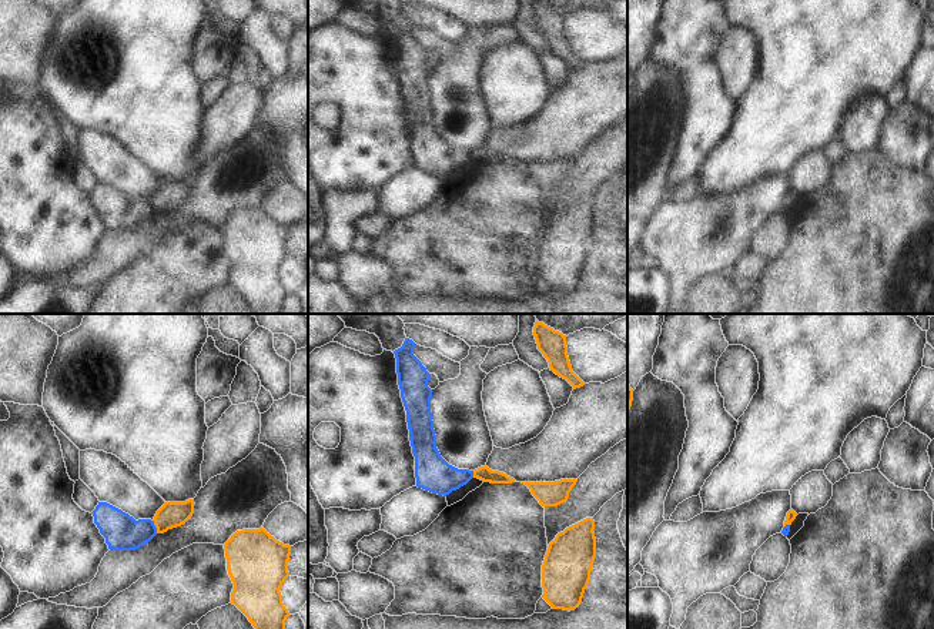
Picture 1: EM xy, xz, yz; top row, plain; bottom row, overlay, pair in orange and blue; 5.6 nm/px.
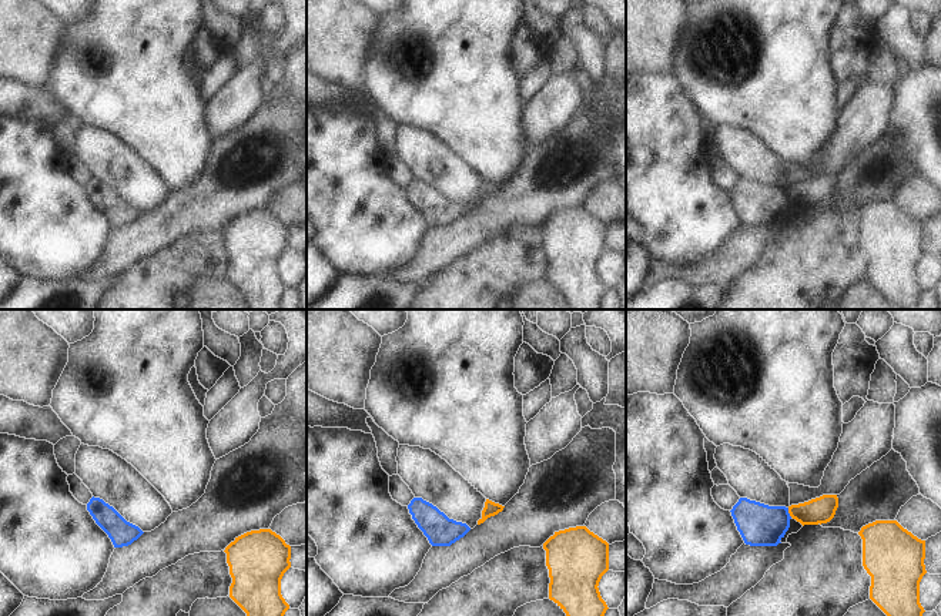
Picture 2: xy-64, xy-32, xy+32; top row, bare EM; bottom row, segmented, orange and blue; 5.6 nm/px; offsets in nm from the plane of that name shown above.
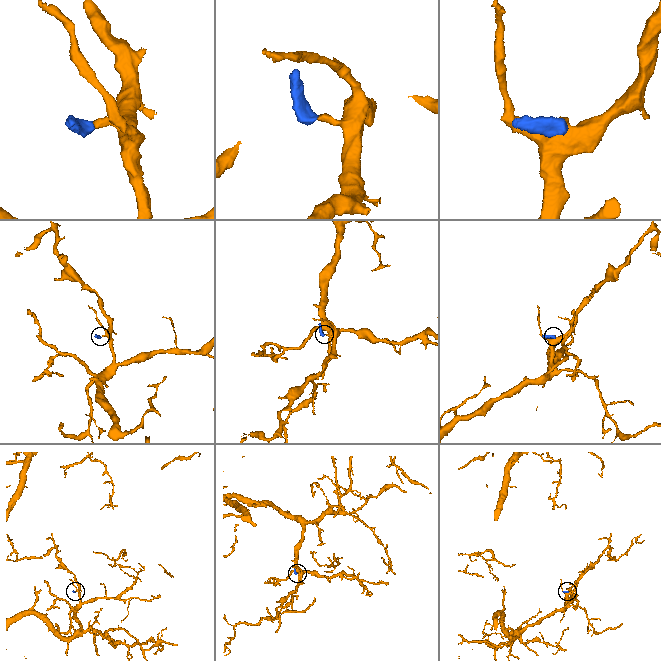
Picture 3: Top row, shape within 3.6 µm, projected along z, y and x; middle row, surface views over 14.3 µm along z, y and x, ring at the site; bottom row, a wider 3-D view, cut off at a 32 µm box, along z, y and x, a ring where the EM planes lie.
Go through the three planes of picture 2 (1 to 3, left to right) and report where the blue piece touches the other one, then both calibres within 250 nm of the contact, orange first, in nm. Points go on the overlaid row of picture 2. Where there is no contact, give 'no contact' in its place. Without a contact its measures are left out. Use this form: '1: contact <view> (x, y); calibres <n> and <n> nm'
1: no contact
2: no contact
3: contact xy+32 (789, 512); calibres 150 and 240 nm

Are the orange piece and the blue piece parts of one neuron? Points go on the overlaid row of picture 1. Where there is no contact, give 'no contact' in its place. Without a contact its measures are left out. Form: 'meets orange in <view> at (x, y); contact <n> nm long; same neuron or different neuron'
meets orange in xy at (156, 527); contact 70 nm long; different neuron

